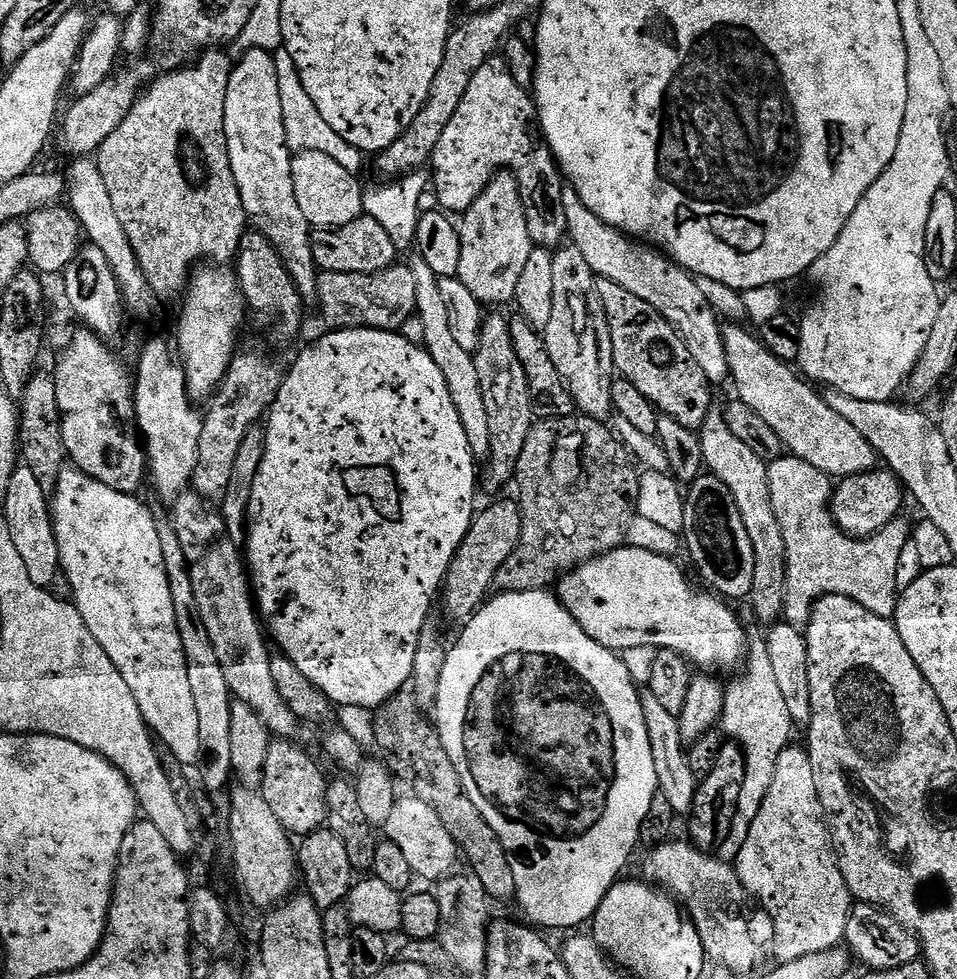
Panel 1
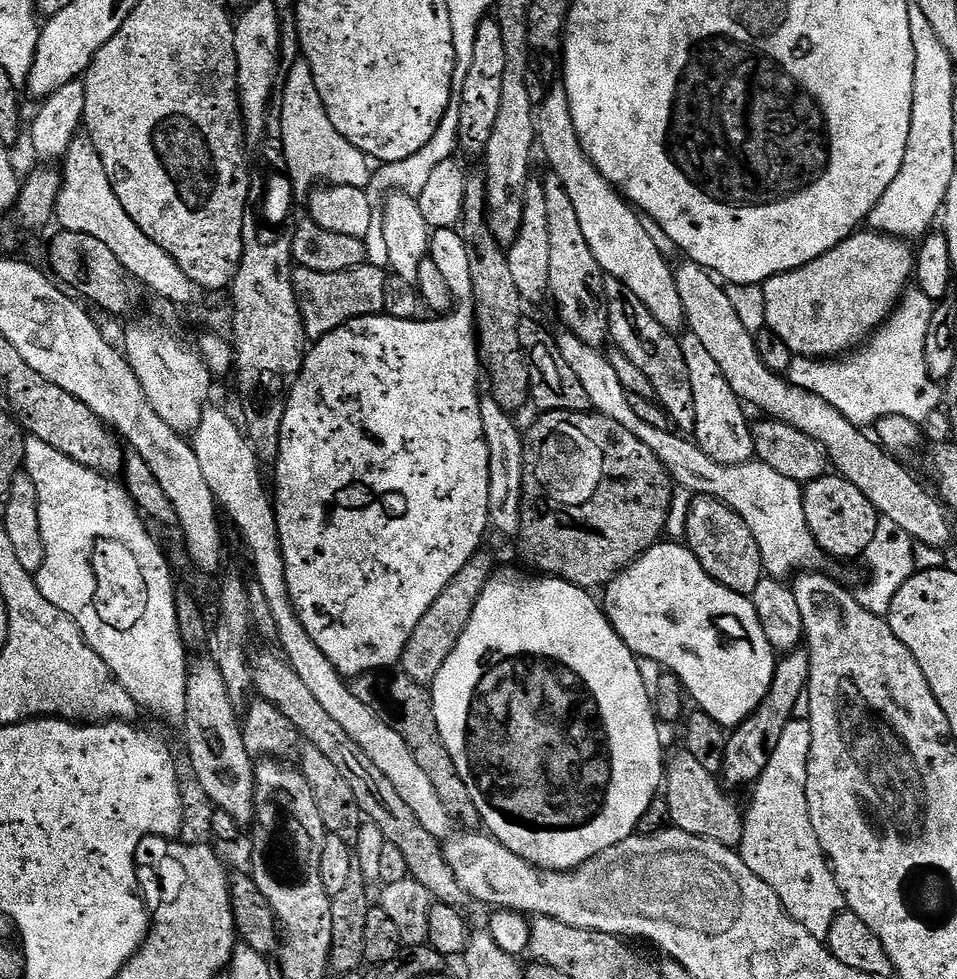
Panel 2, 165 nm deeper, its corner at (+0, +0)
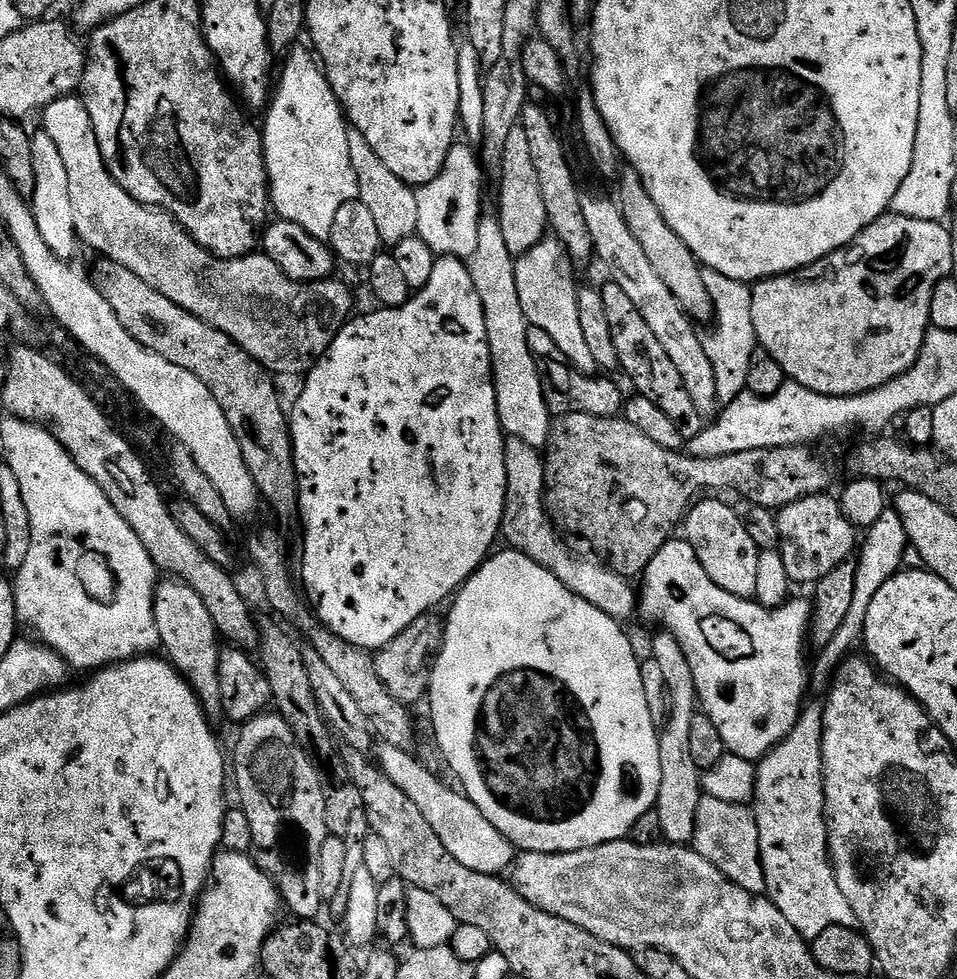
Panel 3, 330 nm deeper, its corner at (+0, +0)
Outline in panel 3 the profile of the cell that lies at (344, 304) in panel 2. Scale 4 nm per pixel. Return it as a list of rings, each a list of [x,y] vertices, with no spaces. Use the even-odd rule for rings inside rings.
[[[79,95],[59,96],[43,109],[42,116],[56,123],[54,139],[58,154],[62,156],[62,166],[66,166],[66,179],[70,182],[70,207],[74,210],[74,226],[81,245],[89,244],[94,251],[101,252],[101,257],[118,262],[118,266],[126,266],[126,270],[138,274],[146,286],[154,286],[158,294],[170,298],[174,306],[188,311],[214,330],[222,331],[250,354],[267,373],[277,377],[303,377],[312,371],[322,350],[332,345],[334,338],[353,315],[352,292],[342,281],[329,278],[299,284],[282,274],[275,262],[263,254],[221,260],[219,256],[198,246],[198,242],[194,242],[194,238],[169,212],[163,208],[151,208],[149,204],[130,198],[130,194],[126,194],[126,190],[114,182],[98,146],[94,122],[90,122],[90,114]]]

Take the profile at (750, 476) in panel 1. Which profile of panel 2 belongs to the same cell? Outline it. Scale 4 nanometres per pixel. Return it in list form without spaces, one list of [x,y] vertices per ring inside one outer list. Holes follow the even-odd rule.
[[[684,334],[679,341],[684,373],[688,375],[690,394],[694,394],[694,443],[719,464],[744,464],[753,459],[752,424],[744,413],[745,405],[734,394],[730,382],[726,382],[726,374],[722,374],[718,362],[714,362],[698,337]]]

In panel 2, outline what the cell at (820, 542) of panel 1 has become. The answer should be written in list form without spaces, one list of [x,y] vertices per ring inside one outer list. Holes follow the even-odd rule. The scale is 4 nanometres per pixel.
[[[564,330],[561,333],[556,336],[558,350],[562,358],[566,358],[566,366],[570,366],[578,382],[582,382],[593,409],[606,418],[614,418],[618,426],[626,426],[626,430],[630,430],[630,434],[634,434],[638,442],[646,442],[646,446],[654,450],[658,462],[666,466],[669,476],[679,487],[681,484],[686,491],[696,496],[721,500],[723,504],[730,506],[730,510],[737,512],[742,522],[750,526],[754,542],[758,542],[758,554],[769,577],[788,578],[793,574],[819,569],[820,563],[825,563],[824,553],[820,551],[806,526],[804,490],[801,484],[790,478],[782,478],[778,470],[755,458],[744,464],[719,464],[691,439],[672,430],[663,432],[654,430],[654,426],[646,426],[646,422],[642,422],[642,418],[634,414],[628,401],[629,395],[624,391],[622,382],[618,382],[618,374],[614,374],[607,355],[599,347],[582,342],[572,332]]]

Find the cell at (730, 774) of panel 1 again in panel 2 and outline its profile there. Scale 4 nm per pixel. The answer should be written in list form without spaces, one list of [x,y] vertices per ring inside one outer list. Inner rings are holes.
[[[801,646],[792,652],[785,652],[777,659],[774,678],[770,682],[770,690],[766,690],[766,698],[762,698],[760,705],[737,728],[731,729],[728,736],[728,745],[720,772],[722,780],[724,776],[723,783],[729,789],[744,787],[747,789],[755,785],[762,770],[766,770],[766,762],[770,762],[770,754],[774,754],[774,746],[778,746],[778,737],[797,715],[796,707],[799,704],[801,707],[805,699],[809,678],[810,658],[807,647]]]

